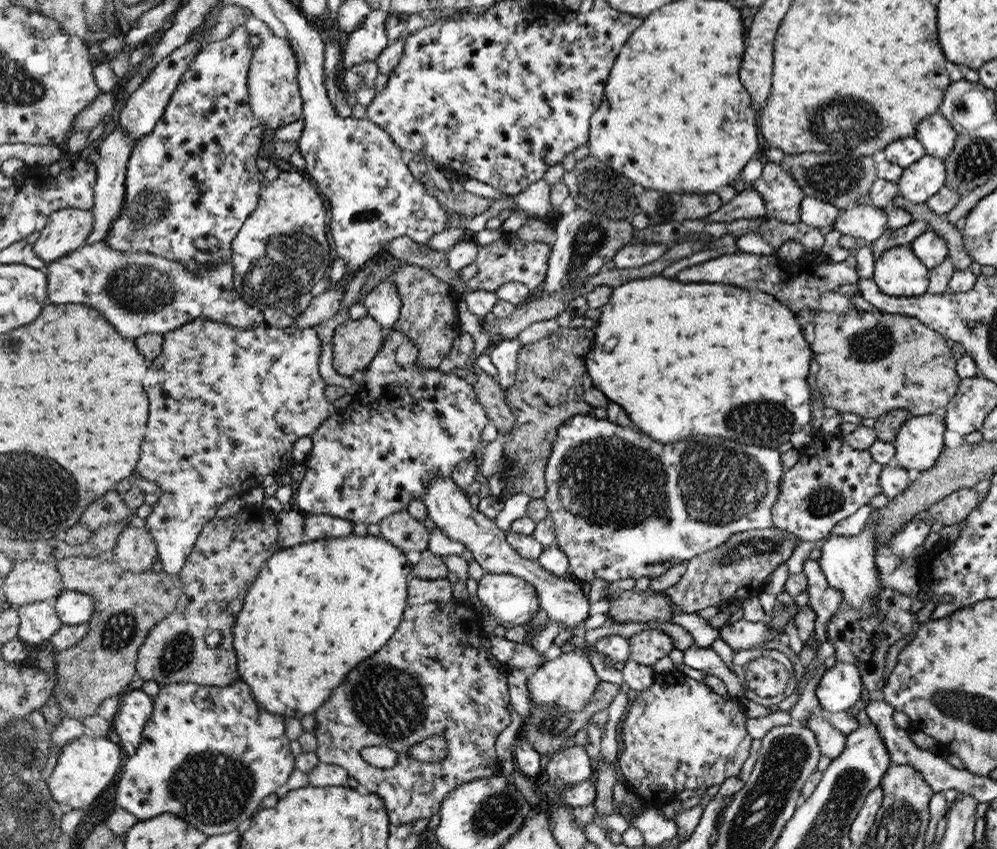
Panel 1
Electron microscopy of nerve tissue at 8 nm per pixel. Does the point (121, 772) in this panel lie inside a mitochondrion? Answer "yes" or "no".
no

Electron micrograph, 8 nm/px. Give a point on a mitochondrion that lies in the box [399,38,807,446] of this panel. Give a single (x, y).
(591, 235)

